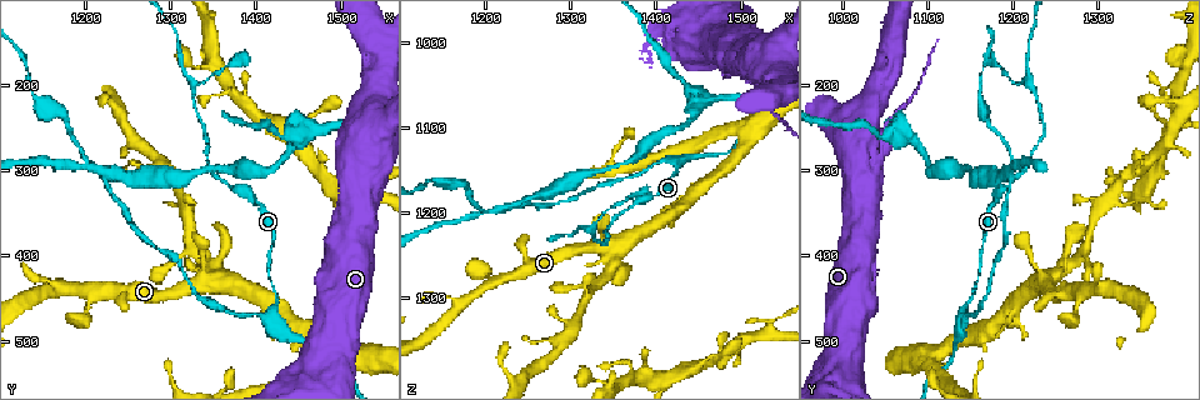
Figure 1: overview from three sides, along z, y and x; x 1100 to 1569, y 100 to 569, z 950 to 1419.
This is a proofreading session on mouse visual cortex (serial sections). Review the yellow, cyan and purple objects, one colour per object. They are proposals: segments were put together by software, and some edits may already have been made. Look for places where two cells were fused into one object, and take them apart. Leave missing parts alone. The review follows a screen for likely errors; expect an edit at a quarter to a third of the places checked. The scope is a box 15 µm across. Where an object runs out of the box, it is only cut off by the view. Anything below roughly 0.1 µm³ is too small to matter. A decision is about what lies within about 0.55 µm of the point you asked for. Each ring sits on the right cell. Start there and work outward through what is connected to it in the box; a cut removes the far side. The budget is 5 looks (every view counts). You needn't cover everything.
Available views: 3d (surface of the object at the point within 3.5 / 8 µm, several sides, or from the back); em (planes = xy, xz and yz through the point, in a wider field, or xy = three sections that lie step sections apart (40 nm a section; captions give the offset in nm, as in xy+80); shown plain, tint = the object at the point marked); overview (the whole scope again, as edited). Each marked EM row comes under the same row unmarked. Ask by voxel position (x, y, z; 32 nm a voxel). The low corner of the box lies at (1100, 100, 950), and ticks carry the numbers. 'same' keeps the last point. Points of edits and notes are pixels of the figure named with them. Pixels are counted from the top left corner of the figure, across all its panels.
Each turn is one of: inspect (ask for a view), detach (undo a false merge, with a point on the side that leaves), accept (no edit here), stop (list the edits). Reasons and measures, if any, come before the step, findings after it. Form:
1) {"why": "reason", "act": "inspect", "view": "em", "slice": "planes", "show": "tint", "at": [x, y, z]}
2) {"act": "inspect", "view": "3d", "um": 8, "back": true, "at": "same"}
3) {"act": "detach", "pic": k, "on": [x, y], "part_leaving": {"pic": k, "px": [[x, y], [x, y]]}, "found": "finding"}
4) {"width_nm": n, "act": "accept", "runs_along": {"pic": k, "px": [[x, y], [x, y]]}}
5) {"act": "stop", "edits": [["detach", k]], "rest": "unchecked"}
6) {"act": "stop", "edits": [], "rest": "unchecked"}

{"why": "three arms meet", "act": "inspect", "view": "3d", "um": 3.5, "at": [1420, 460, 1140]}

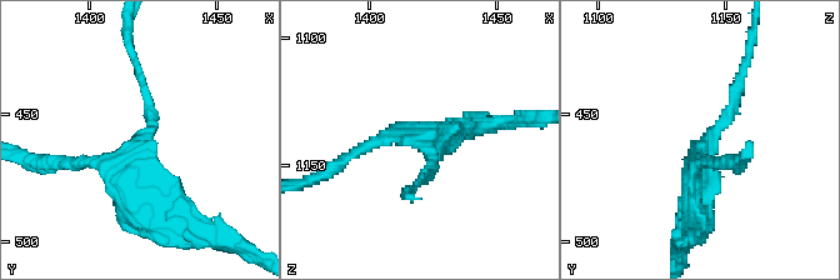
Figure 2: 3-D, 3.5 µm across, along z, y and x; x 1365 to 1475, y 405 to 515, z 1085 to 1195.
{"act": "inspect", "view": "em", "slice": "xy", "step": 5, "show": "tint", "at": [1420, 465, 1140]}

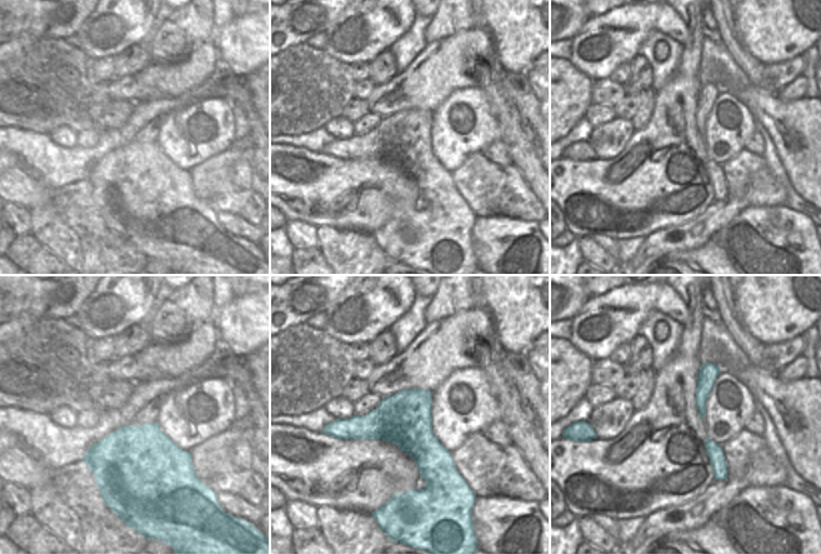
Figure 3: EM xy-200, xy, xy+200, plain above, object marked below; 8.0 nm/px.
{"act": "accept", "runs_along": {"pic": 2, "px": [[144, 84], [144, 149], [68, 164]]}, "found": "all the same cell"}

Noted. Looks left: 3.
{"why": "thin neck", "act": "inspect", "view": "3d", "um": 3.5, "back": true, "at": [1335, 425, 1235]}

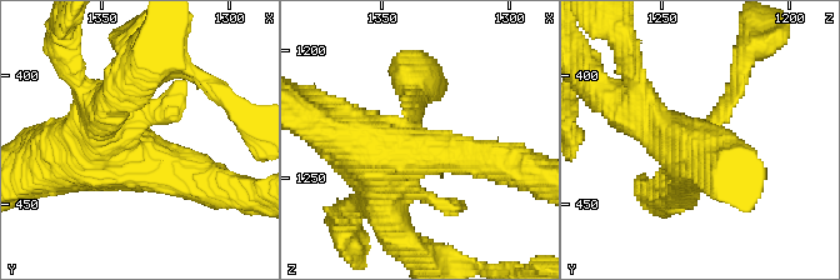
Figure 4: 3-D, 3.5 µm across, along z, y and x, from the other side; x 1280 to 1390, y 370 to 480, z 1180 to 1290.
{"why": "shape alone is not enough", "act": "inspect", "view": "em", "slice": "xy", "step": 1, "show": "tint", "at": "same"}

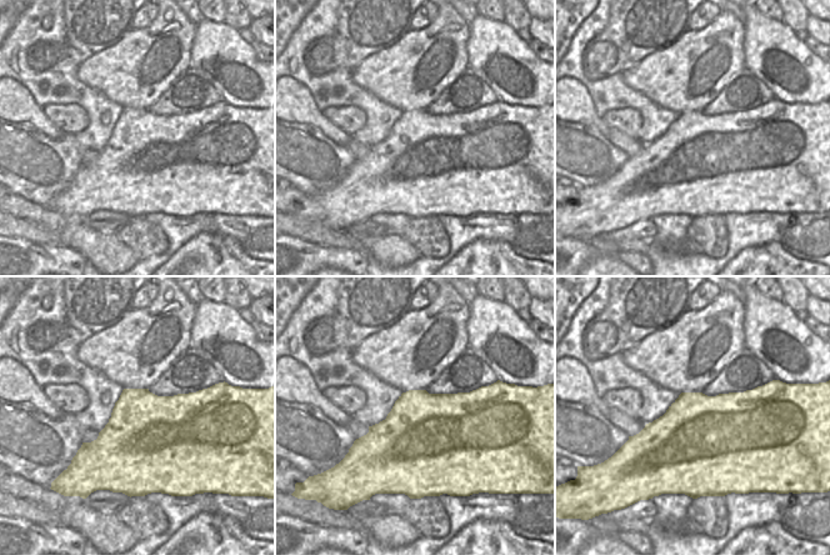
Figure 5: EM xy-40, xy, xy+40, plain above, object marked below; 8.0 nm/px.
{"act": "accept", "runs_along": {"pic": 4, "px": [[470, 158], [366, 148], [316, 119]]}, "found": "all the same cell"}

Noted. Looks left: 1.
{"act": "stop", "edits": [], "rest": "unchecked"}

